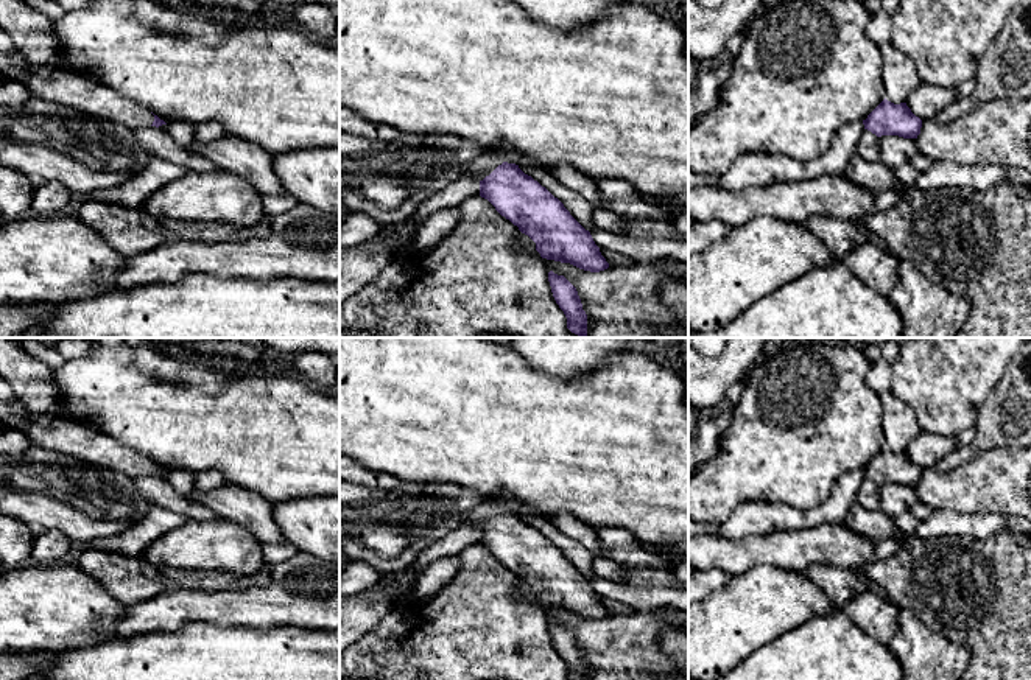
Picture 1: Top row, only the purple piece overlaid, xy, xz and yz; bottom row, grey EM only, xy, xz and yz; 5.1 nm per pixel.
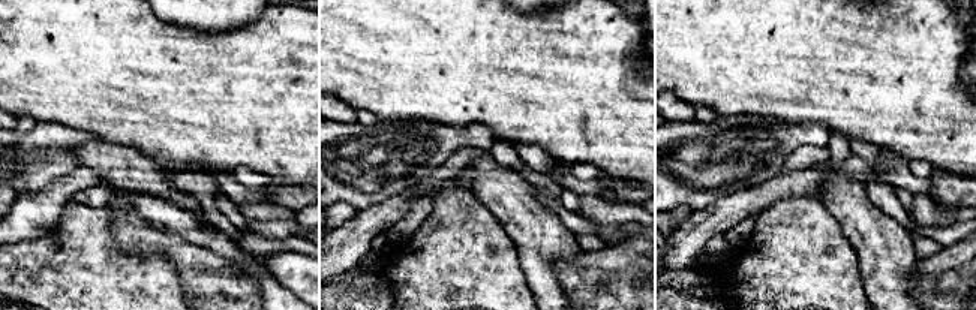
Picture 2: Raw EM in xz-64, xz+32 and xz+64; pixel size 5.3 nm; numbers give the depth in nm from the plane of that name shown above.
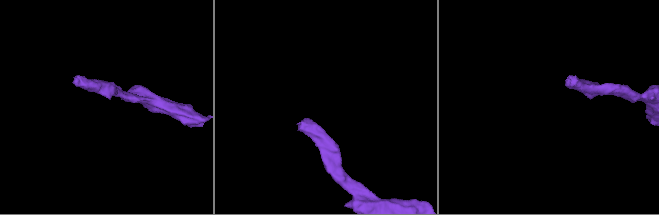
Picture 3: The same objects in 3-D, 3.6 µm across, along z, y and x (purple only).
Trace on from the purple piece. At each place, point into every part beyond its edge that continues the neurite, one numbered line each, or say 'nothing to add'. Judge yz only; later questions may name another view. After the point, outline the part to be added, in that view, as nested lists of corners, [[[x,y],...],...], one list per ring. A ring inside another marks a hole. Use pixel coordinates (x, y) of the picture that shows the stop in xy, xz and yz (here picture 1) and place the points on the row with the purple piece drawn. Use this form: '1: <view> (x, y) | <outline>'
nothing to add

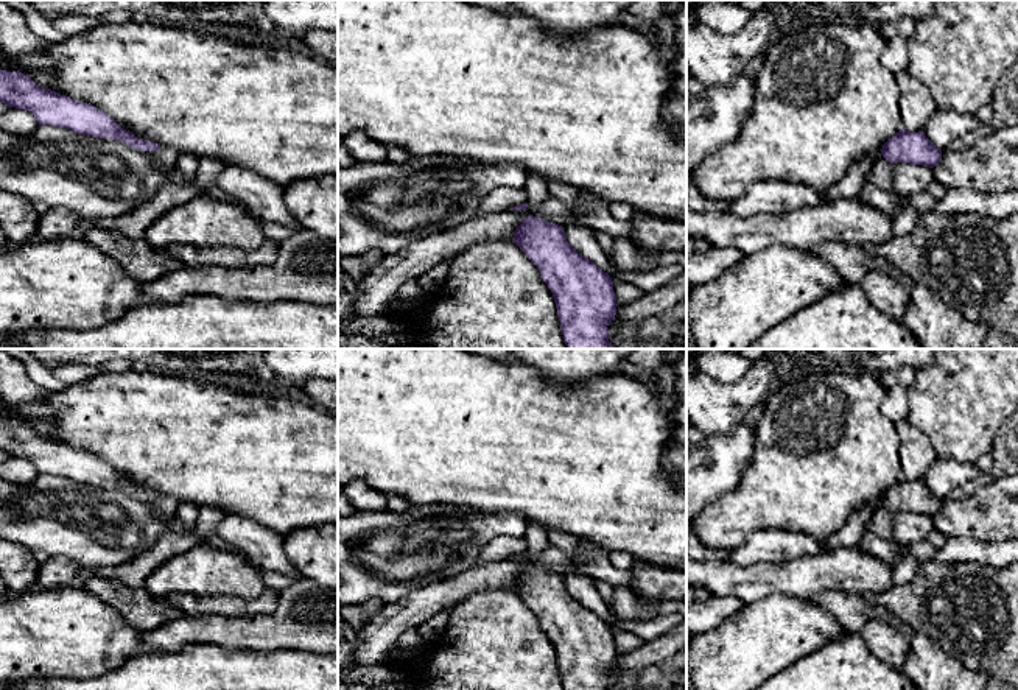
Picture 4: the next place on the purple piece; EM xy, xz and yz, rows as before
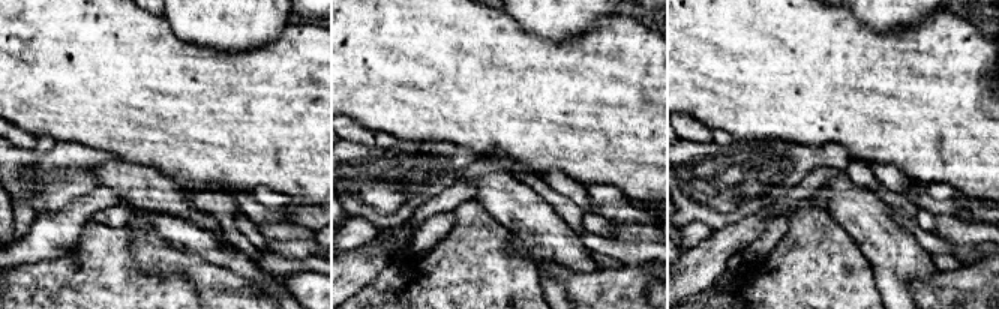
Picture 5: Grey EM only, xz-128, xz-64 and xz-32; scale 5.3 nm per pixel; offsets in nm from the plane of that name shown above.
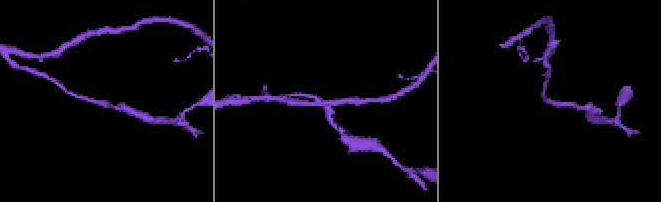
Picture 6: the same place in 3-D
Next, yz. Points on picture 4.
nothing to add

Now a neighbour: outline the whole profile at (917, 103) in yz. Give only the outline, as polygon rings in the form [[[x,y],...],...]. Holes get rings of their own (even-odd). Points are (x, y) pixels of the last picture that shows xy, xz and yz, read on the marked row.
[[[901,72],[895,78],[901,93],[901,128],[907,132],[923,131],[926,121],[937,111],[932,93],[907,72]]]

